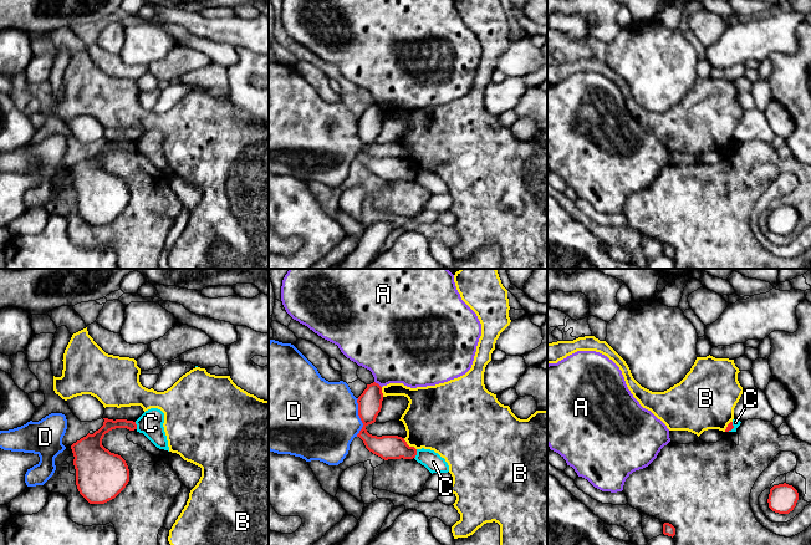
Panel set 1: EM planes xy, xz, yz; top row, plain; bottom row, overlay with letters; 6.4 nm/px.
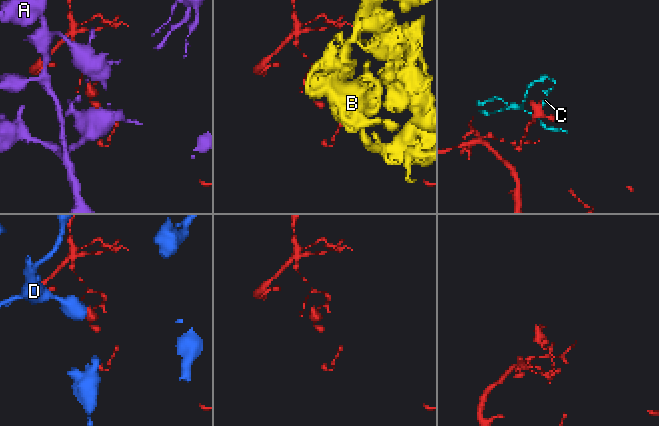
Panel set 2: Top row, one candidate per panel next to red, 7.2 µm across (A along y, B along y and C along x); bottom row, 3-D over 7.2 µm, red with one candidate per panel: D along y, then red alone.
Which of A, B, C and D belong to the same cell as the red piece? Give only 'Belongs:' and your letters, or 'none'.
Belongs: none

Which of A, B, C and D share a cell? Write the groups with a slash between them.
A / B / C / D

